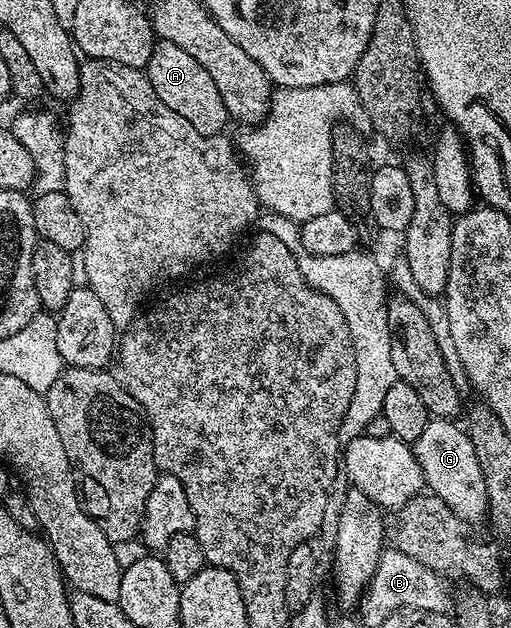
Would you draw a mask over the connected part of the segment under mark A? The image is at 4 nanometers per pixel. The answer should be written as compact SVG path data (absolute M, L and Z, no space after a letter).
M156 41L153 56L149 56L149 64L145 68L149 84L153 84L153 92L165 104L165 108L173 108L181 120L189 120L193 128L202 134L223 134L229 125L227 109L221 104L221 92L217 92L217 84L209 77L209 72L189 56L189 52L177 48L177 44Z

